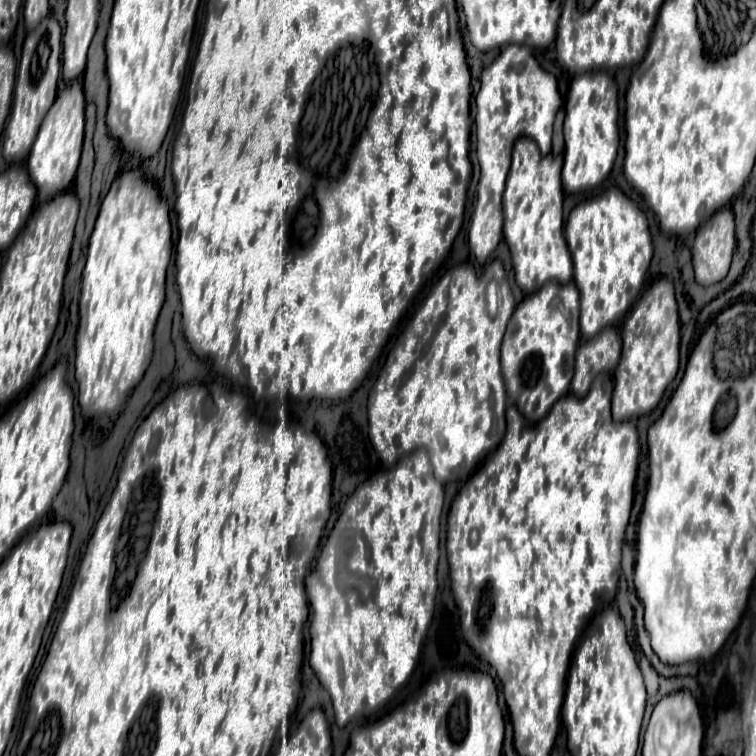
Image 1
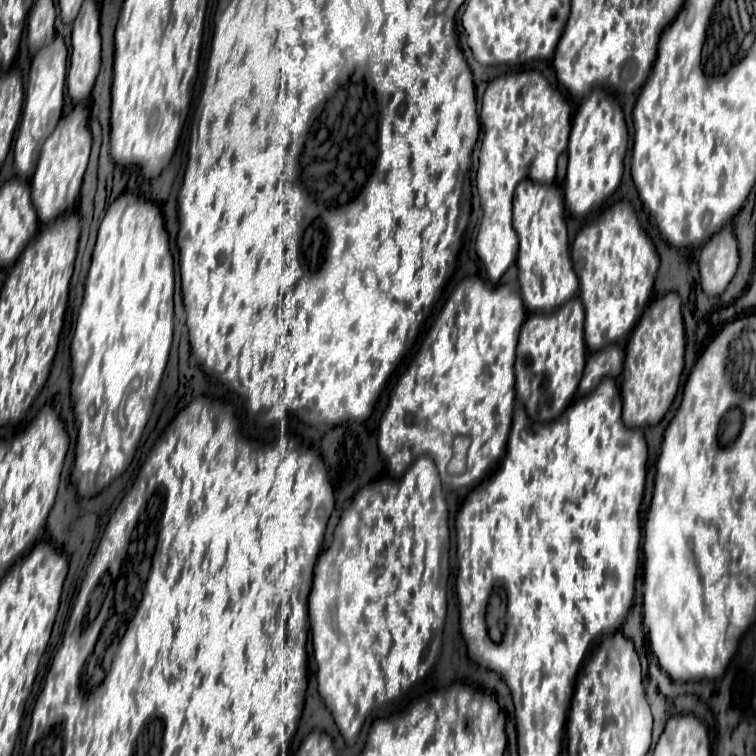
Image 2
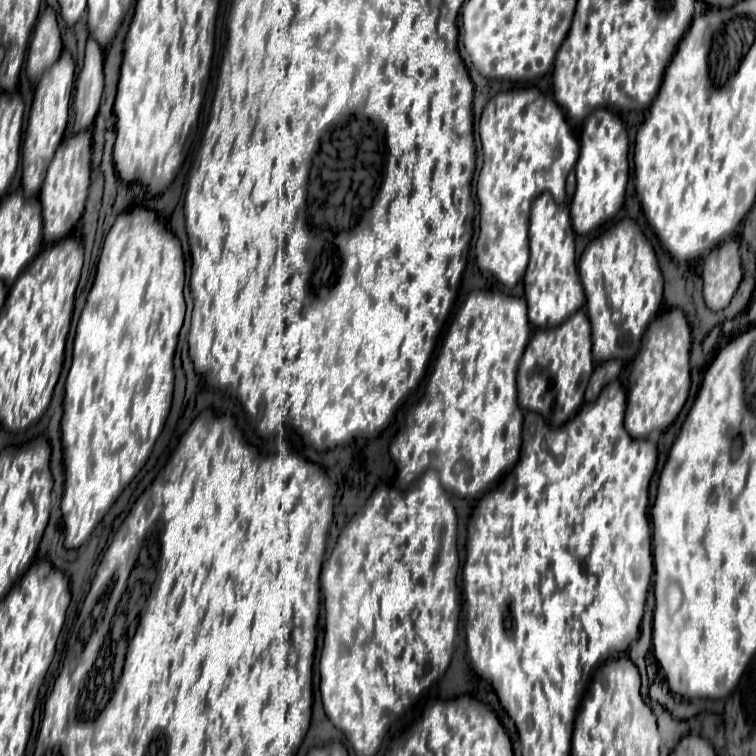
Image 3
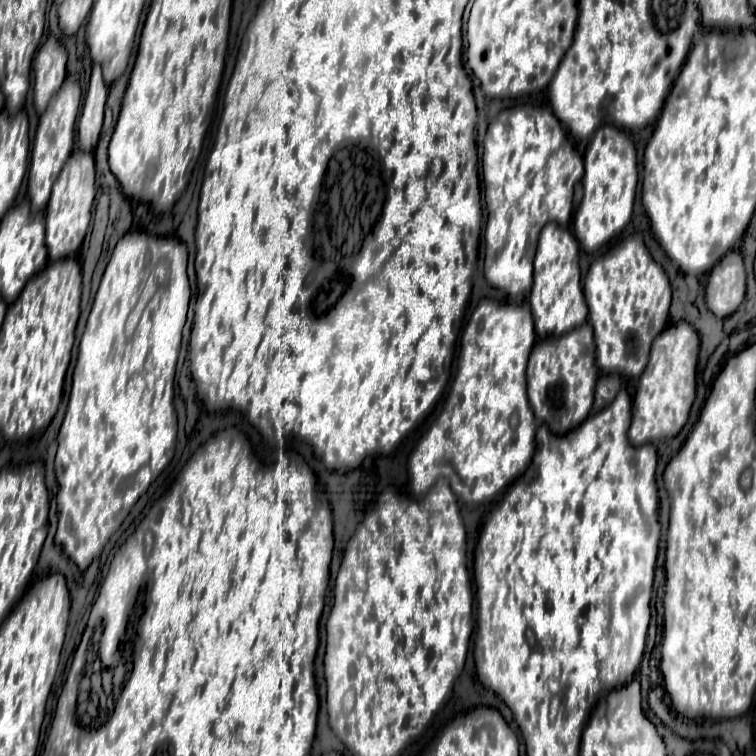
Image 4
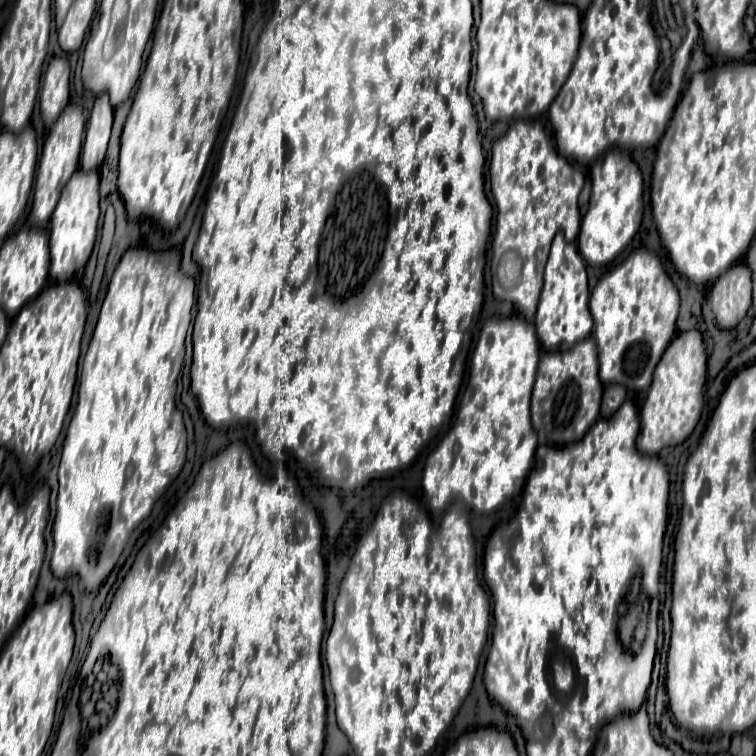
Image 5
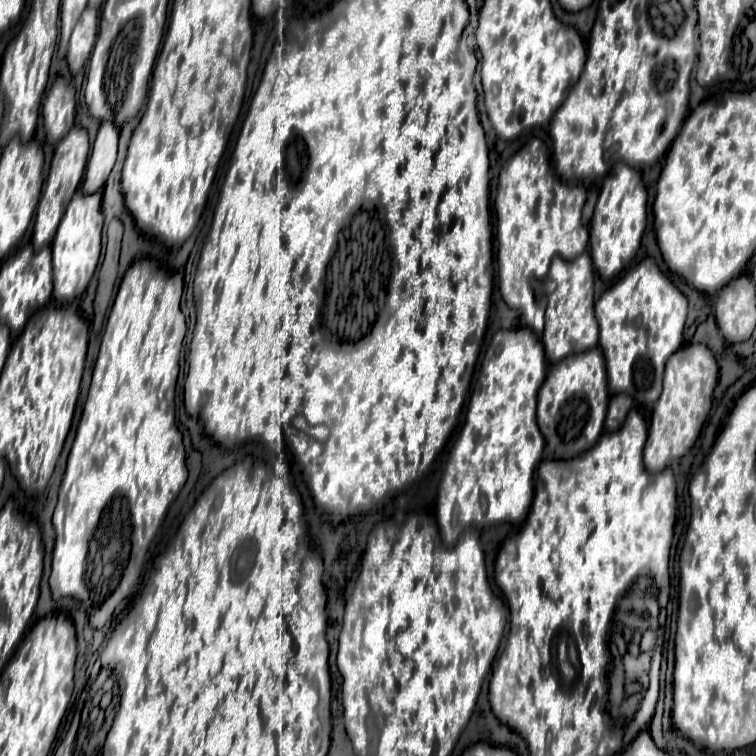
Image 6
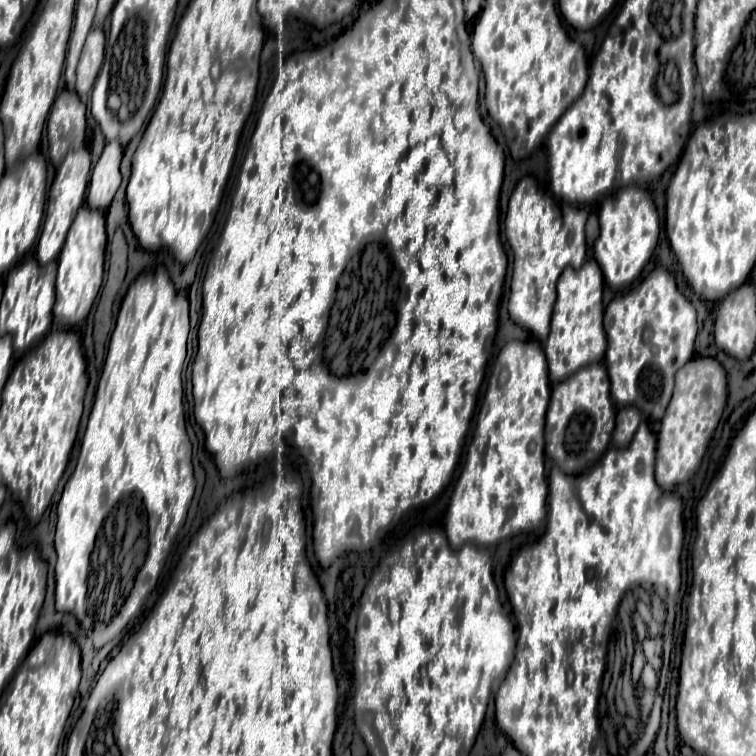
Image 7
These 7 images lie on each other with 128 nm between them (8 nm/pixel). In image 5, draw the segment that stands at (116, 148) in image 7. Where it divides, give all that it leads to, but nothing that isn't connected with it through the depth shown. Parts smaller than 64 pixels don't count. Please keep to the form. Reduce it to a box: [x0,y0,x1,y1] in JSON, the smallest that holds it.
[80,96,114,170]

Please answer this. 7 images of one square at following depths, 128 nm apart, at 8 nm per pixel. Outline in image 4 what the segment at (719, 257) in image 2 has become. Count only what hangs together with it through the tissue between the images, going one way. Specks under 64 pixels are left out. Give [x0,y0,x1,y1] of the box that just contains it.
[706,250,746,318]

